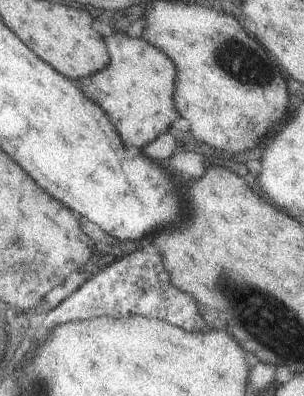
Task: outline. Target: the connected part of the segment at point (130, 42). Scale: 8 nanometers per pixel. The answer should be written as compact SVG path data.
M113 31L103 37L103 42L109 54L109 66L97 74L78 78L79 90L109 116L125 148L143 148L179 118L173 102L175 68L164 52L139 37Z

